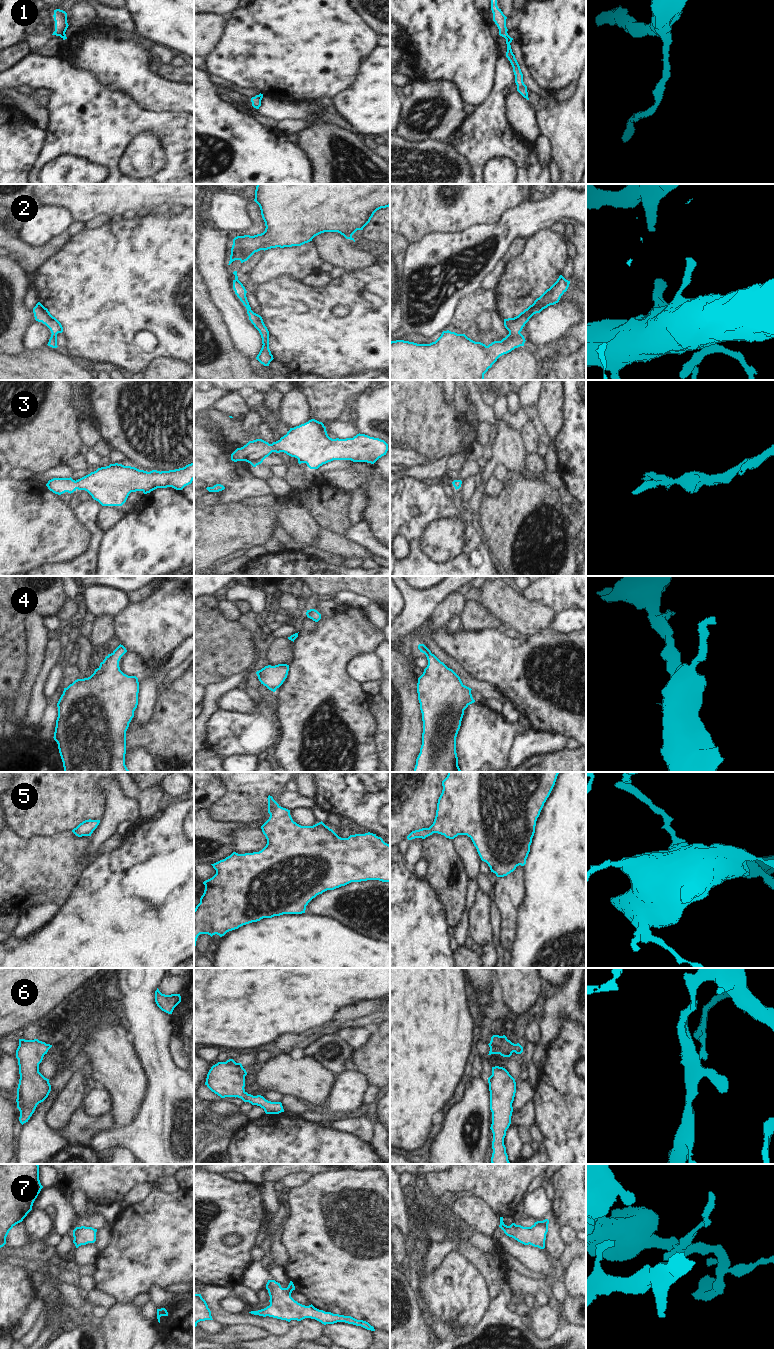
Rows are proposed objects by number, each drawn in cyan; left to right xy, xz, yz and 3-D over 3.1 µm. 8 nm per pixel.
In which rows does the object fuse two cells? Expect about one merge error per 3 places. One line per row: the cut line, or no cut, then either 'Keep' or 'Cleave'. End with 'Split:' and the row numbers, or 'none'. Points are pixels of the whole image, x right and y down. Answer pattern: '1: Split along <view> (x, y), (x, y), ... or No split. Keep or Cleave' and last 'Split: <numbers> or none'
1: No split. Keep
2: No split. Keep
3: No split. Keep
4: No split. Keep
5: No split. Keep
6: No split. Keep
7: No split. Keep
Split: none

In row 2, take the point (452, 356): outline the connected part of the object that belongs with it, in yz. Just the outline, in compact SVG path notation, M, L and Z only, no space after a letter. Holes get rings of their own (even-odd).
M562 275L547 289L532 305L514 318L504 319L504 326L509 334L501 341L494 341L488 346L475 342L465 334L457 334L449 330L443 331L441 336L430 344L396 340L390 342L390 380L484 380L484 374L497 359L515 348L524 346L525 338L520 333L536 313L559 302L567 291L570 281Z

